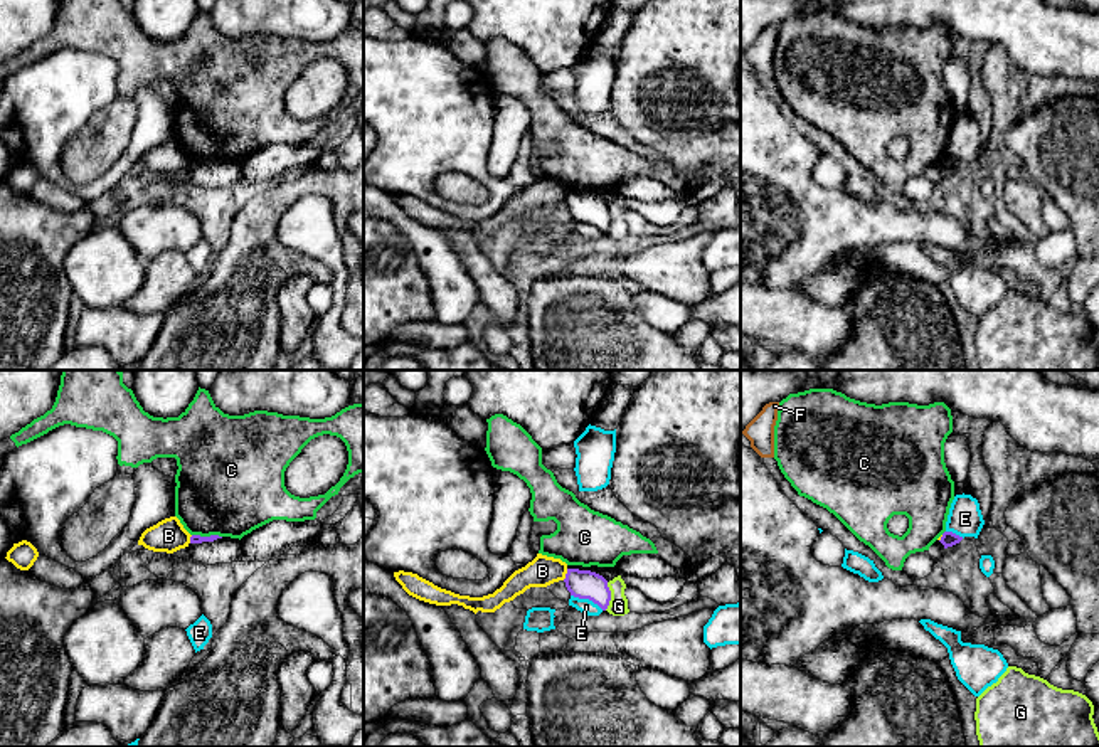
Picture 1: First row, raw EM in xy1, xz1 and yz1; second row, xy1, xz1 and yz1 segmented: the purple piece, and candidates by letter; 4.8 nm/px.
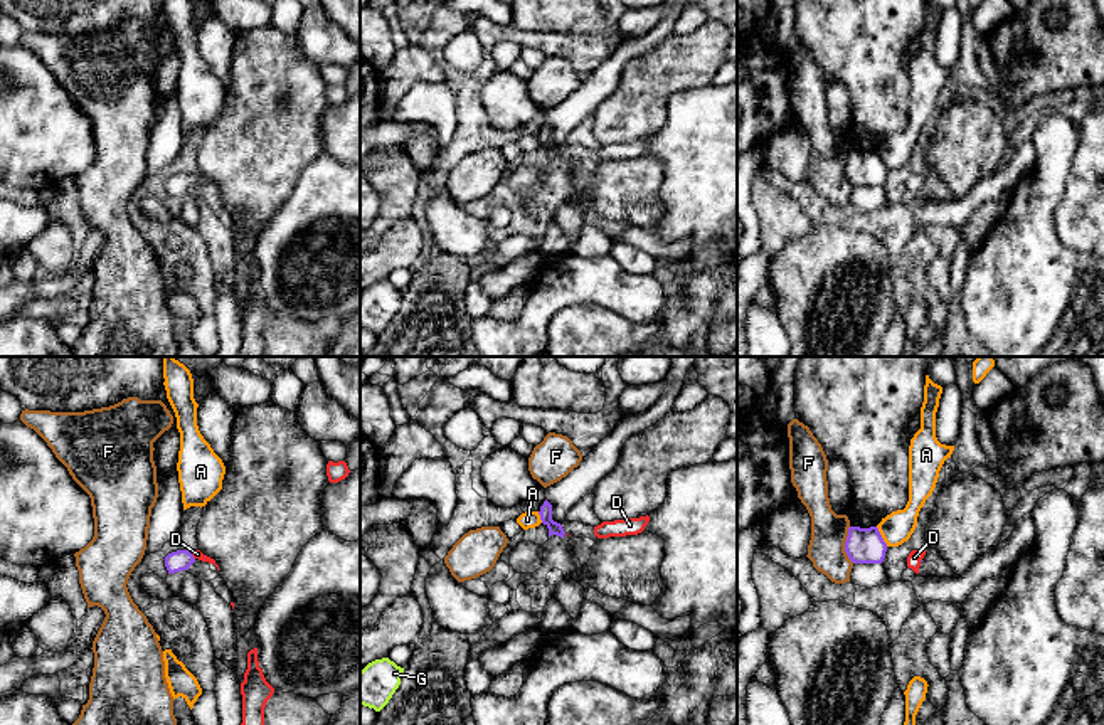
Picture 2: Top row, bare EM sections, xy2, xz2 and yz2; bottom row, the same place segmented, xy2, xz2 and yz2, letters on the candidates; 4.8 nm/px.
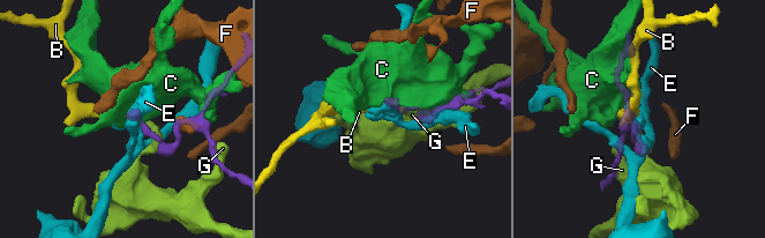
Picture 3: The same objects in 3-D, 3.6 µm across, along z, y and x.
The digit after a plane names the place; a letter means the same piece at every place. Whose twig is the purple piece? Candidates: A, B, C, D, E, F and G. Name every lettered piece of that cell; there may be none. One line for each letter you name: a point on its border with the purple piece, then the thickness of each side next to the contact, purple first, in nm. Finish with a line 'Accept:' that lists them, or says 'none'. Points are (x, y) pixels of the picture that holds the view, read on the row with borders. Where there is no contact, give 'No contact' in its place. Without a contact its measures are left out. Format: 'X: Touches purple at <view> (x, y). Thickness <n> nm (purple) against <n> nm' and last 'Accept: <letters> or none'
D: Touches purple at xy2 (192, 555). Thickness 100 nm (purple) against 50 nm
Accept: D

